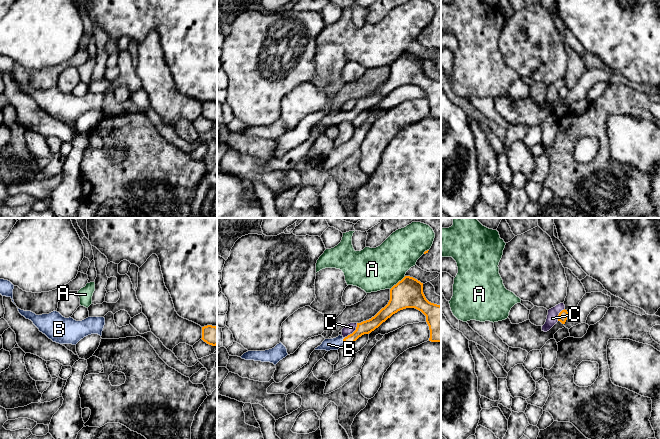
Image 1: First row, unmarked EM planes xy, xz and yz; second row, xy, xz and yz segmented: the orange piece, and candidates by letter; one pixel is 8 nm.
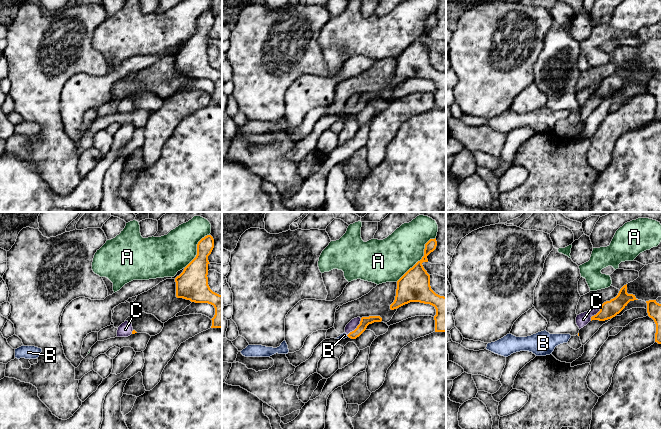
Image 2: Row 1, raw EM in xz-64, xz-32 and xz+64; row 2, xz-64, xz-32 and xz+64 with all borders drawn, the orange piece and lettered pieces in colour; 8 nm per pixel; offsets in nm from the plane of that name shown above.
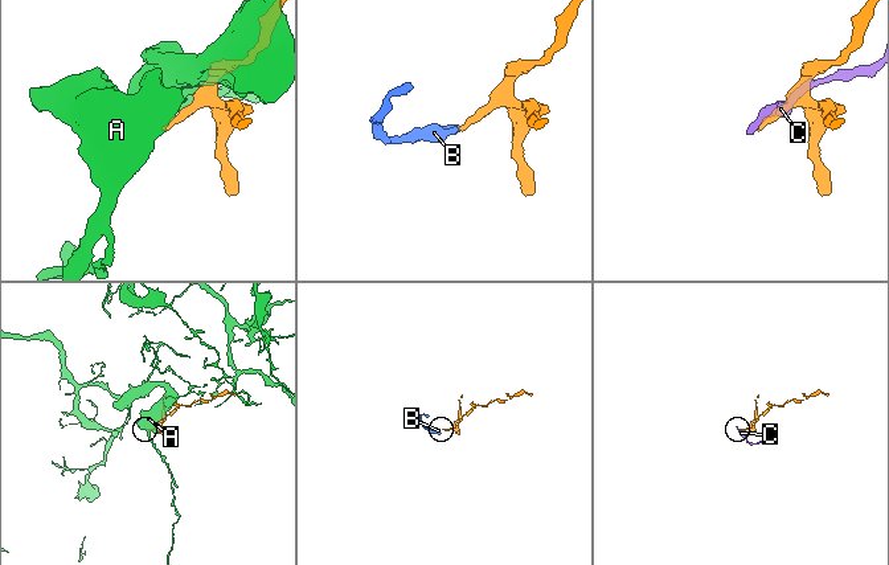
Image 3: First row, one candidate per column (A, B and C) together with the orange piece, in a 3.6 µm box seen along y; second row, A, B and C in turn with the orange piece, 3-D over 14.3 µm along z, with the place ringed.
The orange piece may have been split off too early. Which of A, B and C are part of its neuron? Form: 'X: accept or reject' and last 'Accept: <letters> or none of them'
A: reject
B: accept
C: reject
Accept: B

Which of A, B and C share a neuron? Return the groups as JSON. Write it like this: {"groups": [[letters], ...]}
{"groups": [["A"], ["B"], ["C"]]}

